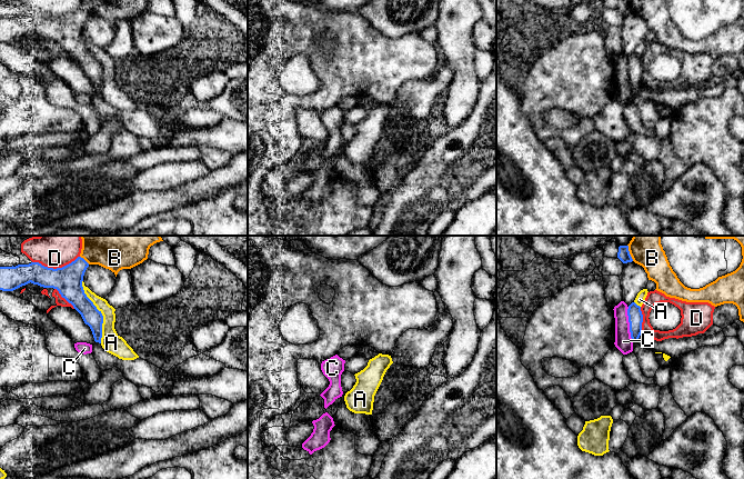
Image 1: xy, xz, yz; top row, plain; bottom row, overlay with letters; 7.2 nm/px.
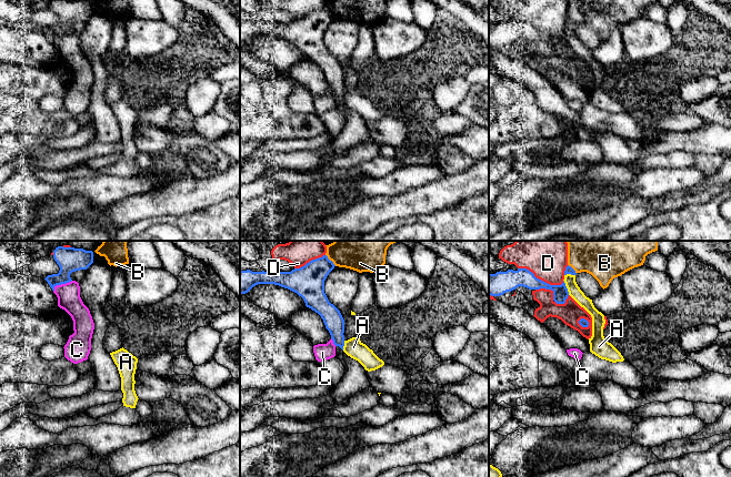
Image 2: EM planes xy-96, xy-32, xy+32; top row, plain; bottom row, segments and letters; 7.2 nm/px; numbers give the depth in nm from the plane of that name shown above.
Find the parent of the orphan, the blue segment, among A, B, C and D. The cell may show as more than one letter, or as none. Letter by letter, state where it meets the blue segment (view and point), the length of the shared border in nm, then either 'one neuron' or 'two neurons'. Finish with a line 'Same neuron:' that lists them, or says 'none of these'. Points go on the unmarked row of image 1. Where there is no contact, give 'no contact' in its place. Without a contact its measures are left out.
A: meets blue in xy at (99, 62); contact 480 nm long; two neurons
B: meets blue in yz at (630, 6); contact 100 nm long; two neurons
C: meets blue in yz at (630, 75); contact 260 nm long; two neurons
D: meets blue in xy at (57, 19); contact 340 nm long; two neurons
Same neuron: none of these

